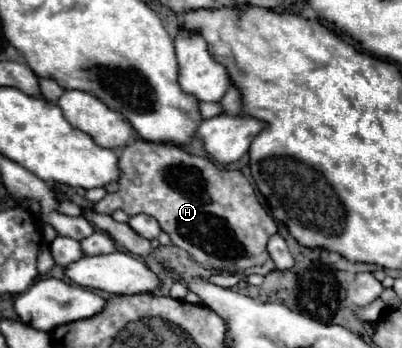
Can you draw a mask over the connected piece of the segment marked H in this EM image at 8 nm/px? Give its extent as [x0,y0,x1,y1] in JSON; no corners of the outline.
[95,140,277,276]

